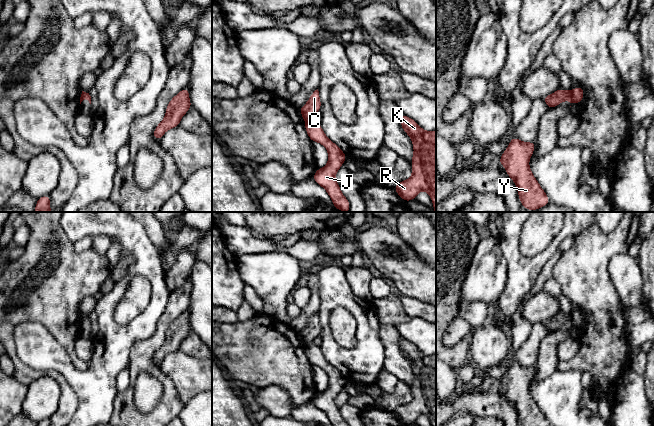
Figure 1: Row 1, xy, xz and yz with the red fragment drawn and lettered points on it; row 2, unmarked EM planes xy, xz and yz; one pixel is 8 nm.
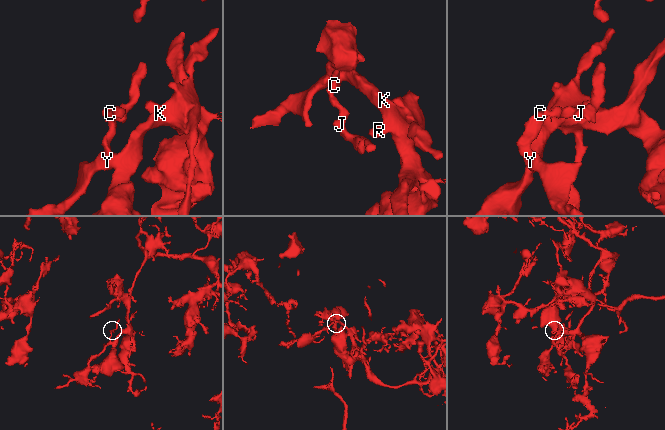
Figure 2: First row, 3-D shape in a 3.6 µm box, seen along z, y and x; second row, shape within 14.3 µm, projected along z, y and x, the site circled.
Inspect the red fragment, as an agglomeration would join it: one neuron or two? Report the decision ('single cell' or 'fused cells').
fused cells

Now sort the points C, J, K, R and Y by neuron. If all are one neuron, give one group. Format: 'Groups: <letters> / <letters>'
Groups: C K R Y / J

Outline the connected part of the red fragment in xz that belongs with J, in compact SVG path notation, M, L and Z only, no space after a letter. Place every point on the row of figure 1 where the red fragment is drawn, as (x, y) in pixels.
M313 118L305 119L305 130L312 142L322 144L328 151L328 163L323 168L317 168L312 176L314 181L327 191L336 209L349 212L350 202L341 192L335 178L347 158L346 154L325 135L320 123Z

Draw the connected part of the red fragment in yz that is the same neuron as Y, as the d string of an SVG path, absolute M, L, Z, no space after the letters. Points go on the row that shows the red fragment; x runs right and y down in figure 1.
M513 136L497 161L505 167L507 175L514 181L522 206L530 211L545 207L550 202L529 167L529 160L535 148L534 141L522 142Z

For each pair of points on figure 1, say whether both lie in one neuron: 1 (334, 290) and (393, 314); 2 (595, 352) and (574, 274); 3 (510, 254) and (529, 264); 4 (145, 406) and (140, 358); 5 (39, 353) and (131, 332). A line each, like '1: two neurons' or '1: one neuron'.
1: two neurons
2: one neuron
3: one neuron
4: two neurons
5: one neuron

